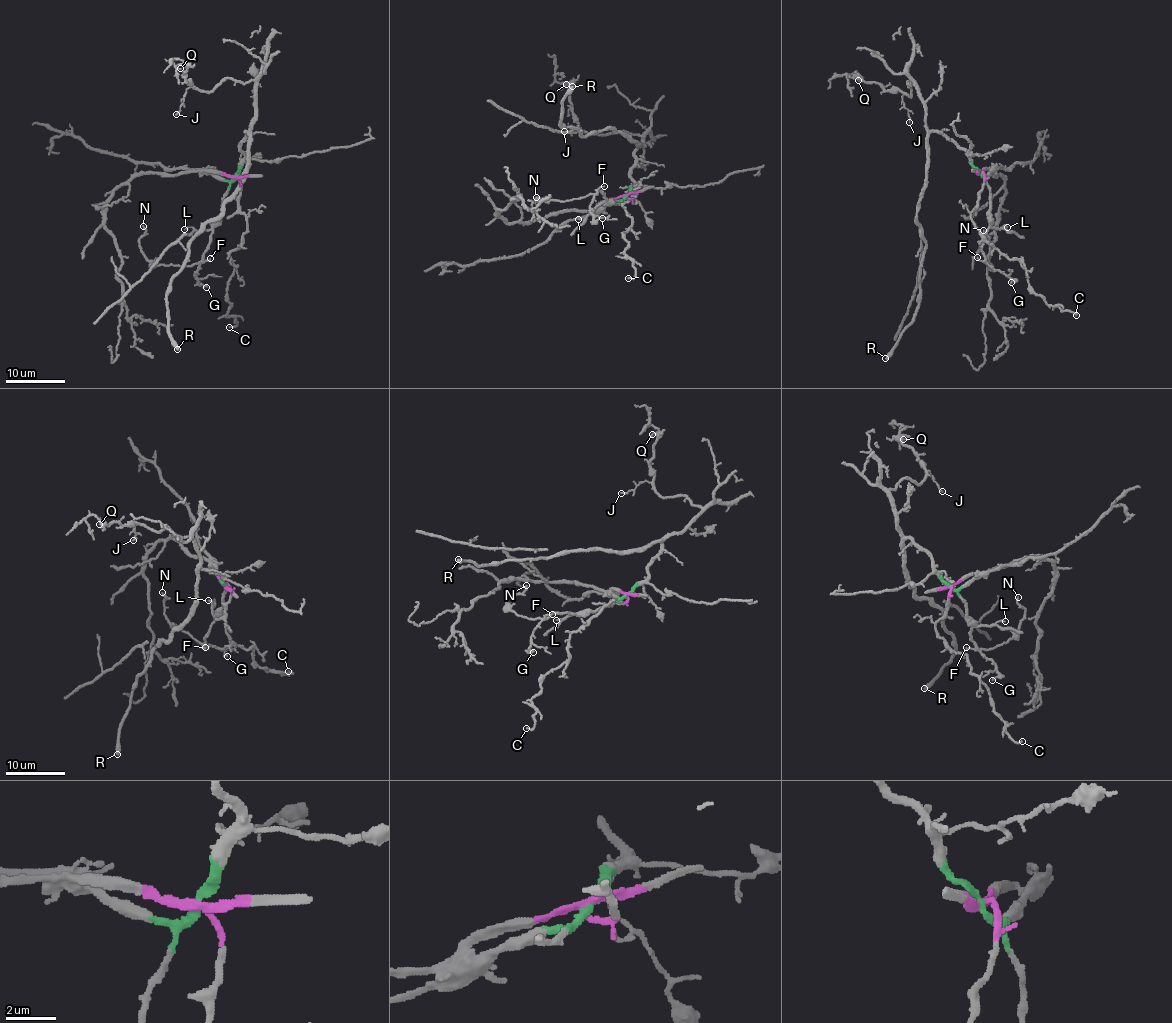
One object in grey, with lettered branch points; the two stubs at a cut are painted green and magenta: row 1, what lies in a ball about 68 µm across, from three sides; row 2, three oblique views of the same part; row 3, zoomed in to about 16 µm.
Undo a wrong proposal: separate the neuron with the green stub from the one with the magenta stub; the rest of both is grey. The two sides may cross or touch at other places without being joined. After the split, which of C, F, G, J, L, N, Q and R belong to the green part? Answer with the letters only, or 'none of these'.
F, G, J, L, N, Q, R

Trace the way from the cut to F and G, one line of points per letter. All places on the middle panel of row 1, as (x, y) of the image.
F: (626, 194), (618, 203), (605, 200), (601, 191), (597, 193), (603, 185)
G: (626, 194), (618, 203), (605, 200), (601, 191), (597, 193), (590, 204), (590, 214), (596, 219), (602, 217)

